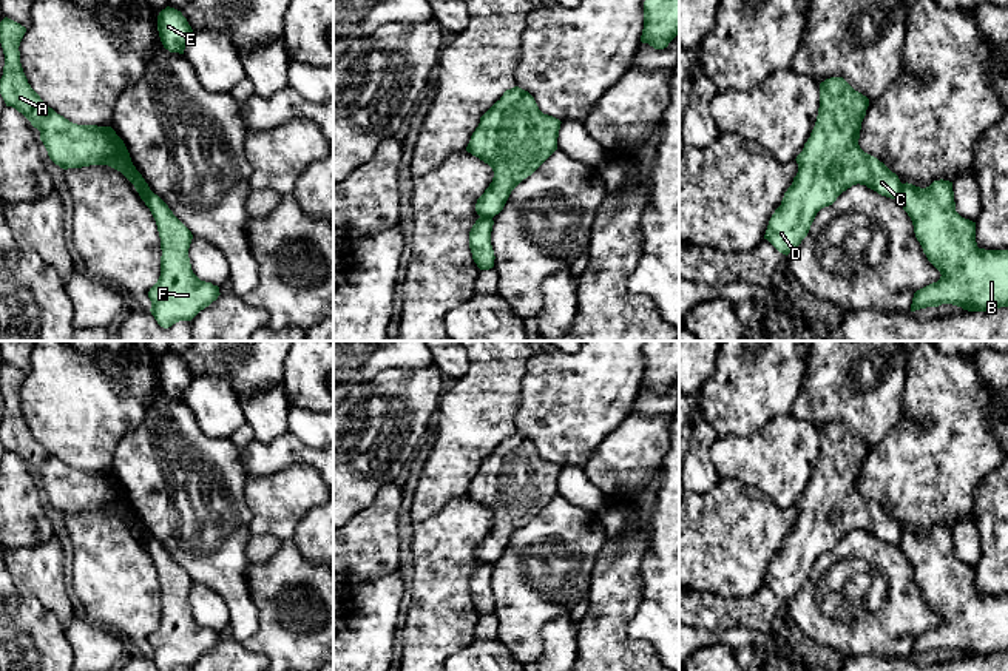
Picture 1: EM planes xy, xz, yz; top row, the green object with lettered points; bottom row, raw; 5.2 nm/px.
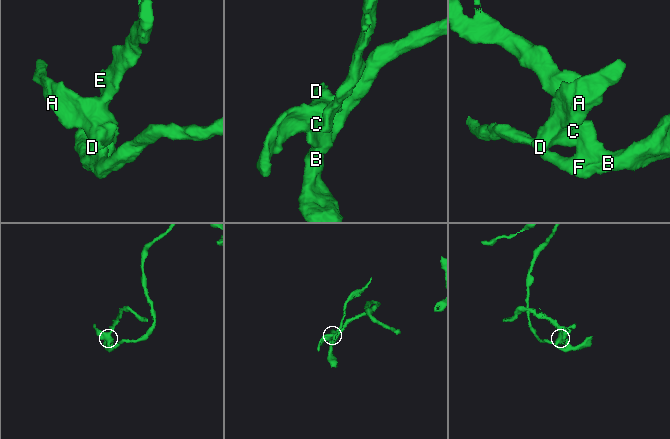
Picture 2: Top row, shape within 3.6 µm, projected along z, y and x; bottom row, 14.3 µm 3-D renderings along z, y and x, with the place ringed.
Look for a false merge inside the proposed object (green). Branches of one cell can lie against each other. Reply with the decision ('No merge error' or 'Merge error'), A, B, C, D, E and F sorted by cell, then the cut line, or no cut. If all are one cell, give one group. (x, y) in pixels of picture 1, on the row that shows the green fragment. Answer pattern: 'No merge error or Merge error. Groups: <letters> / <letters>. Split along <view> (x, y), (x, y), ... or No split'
Merge error. Groups: A C D E / B F. Split along yz (902, 184), (902, 192), (897, 198)

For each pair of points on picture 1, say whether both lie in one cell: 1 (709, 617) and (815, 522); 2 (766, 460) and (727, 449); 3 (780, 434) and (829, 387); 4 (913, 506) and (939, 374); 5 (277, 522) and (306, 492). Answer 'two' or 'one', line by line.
1: one
2: one
3: two
4: one
5: one

